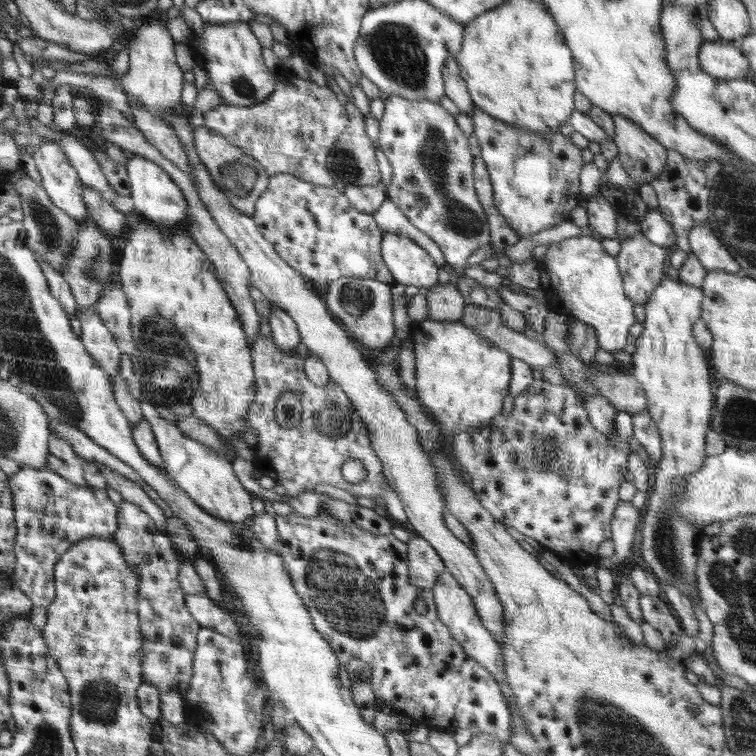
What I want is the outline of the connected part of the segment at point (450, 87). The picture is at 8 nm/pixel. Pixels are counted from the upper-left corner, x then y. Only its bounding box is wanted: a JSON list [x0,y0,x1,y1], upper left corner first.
[442,57,474,115]

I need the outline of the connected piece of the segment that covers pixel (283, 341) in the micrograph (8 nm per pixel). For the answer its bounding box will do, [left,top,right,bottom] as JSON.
[268,304,301,353]

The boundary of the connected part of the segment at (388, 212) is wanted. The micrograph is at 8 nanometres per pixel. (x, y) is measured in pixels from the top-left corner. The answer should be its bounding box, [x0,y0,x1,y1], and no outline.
[371,199,446,267]

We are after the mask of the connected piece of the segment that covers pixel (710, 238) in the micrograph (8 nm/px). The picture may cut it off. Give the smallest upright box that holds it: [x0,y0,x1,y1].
[689,222,740,273]

